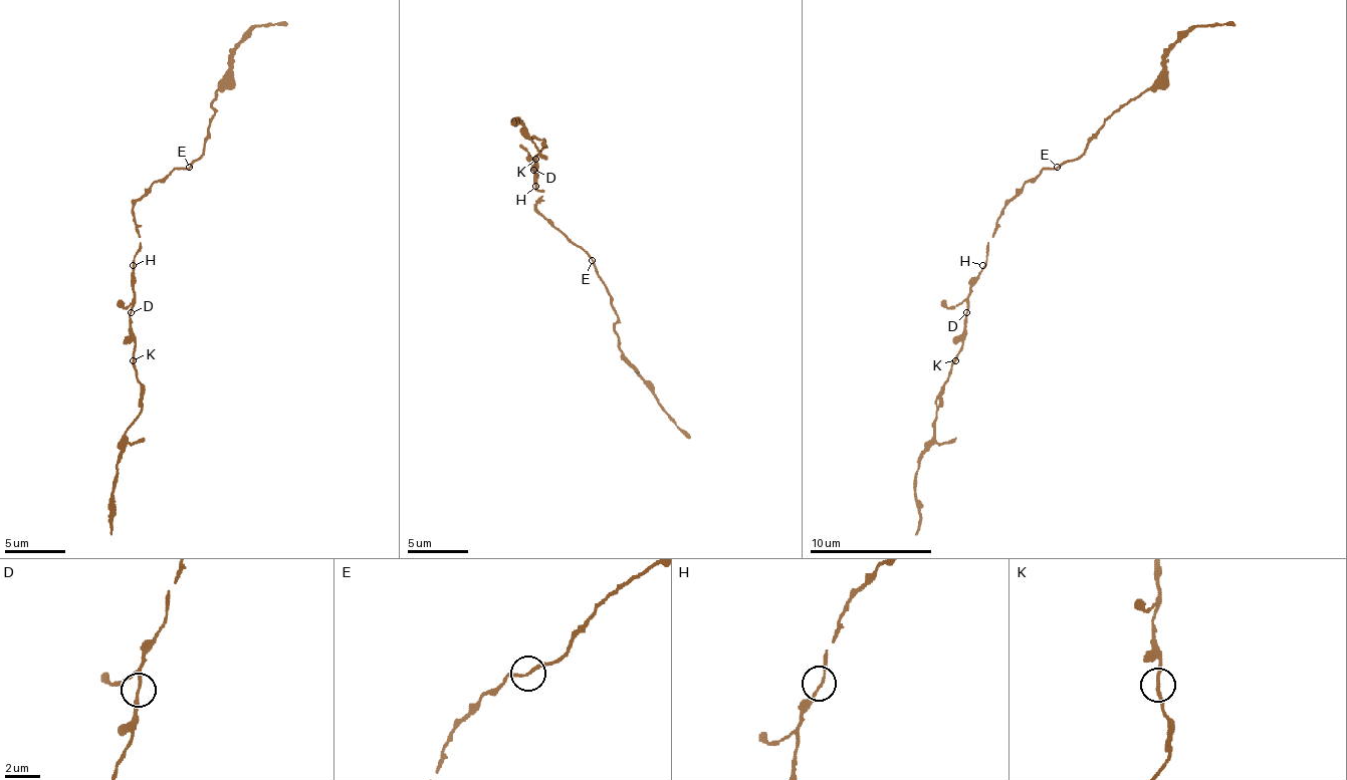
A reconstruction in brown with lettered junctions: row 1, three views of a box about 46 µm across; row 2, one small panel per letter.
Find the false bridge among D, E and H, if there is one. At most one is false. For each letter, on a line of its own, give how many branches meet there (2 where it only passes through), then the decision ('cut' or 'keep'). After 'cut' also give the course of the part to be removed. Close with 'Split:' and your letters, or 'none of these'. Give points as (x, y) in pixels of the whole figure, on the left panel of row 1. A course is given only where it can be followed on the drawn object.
D: 3 branches meet; keep
E: 2 branches meet; keep
H: 2 branches meet; keep
Split: none of these

